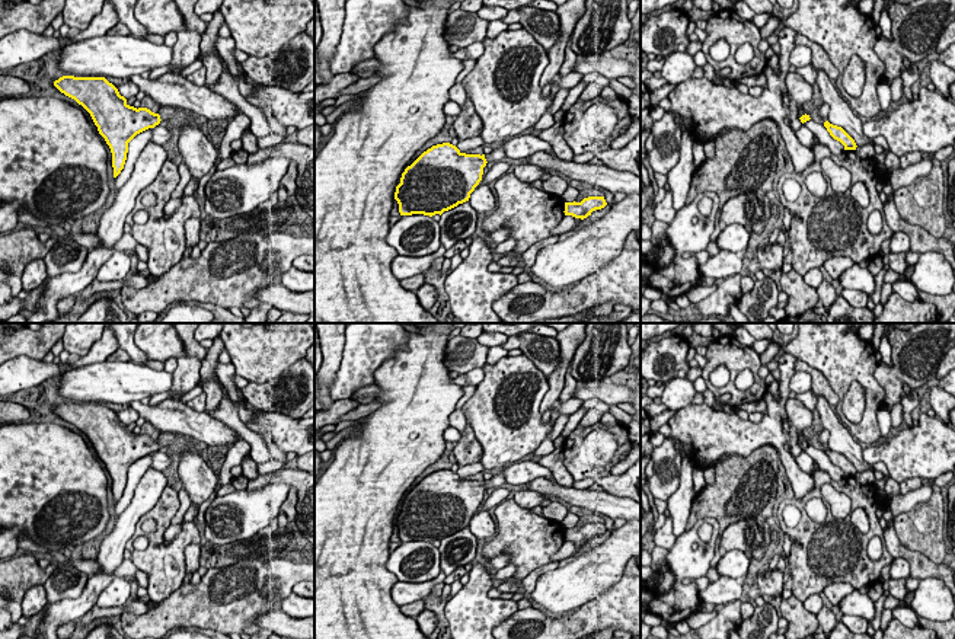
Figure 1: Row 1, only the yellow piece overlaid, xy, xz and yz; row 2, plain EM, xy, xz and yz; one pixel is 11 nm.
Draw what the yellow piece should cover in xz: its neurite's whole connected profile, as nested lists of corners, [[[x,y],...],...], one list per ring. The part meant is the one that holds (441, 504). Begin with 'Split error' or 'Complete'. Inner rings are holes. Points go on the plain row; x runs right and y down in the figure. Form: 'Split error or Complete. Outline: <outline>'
Split error. Outline: [[[450,469],[432,472],[402,499],[395,518],[400,541],[441,541],[469,527],[486,489],[504,483],[504,472],[482,482],[461,479]]]

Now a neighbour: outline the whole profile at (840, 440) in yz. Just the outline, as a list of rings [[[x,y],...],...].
[[[817,394],[817,399],[815,409],[820,412],[823,428],[830,432],[827,447],[833,451],[841,453],[855,466],[857,473],[872,470],[871,464],[863,460],[860,445],[837,418],[827,399],[820,394]]]

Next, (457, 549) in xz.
[[[469,527],[444,537],[440,541],[441,571],[447,575],[453,573],[459,566],[472,563],[476,556],[478,539]]]

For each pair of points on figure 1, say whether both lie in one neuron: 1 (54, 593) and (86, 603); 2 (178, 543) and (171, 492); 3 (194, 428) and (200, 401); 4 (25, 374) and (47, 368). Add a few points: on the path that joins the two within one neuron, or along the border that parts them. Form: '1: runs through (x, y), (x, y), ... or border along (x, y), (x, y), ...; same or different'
1: border along (89, 577), (76, 597), (48, 603); different
2: runs through (159, 548), (155, 545), (163, 511); same
3: border along (185, 405), (204, 412); different
4: runs through (31, 373), (41, 370); same

